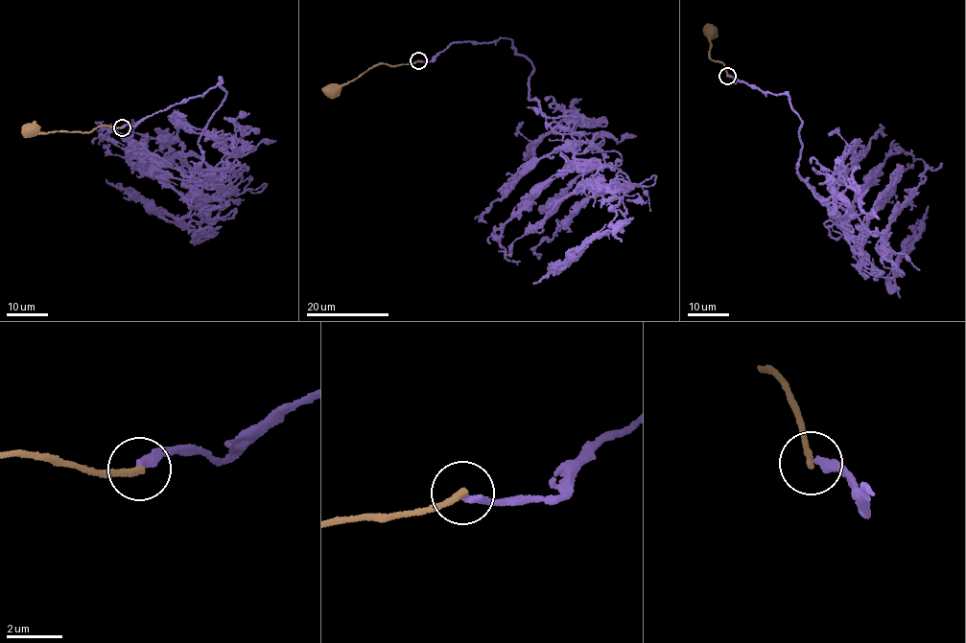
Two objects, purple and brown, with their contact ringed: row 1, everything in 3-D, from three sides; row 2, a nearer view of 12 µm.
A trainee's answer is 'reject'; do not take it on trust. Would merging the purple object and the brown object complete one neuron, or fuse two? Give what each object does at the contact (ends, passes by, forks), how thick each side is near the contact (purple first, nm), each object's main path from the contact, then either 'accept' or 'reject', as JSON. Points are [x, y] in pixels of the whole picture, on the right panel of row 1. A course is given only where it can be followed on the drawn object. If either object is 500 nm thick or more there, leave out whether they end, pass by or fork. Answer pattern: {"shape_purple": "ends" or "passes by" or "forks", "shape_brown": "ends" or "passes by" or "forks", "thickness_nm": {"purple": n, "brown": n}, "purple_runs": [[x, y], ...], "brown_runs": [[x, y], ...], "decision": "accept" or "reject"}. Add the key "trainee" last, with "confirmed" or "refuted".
{"shape_purple": "ends", "shape_brown": "ends", "thickness_nm": {"purple": 280, "brown": 240}, "purple_runs": [[728, 76], [789, 97], [802, 121], [797, 173], [857, 239], [882, 234], [880, 248], [900, 205], [942, 163]], "brown_runs": [[727, 76], [720, 61], [709, 57], [709, 33]], "decision": "reject", "trainee": "confirmed"}

